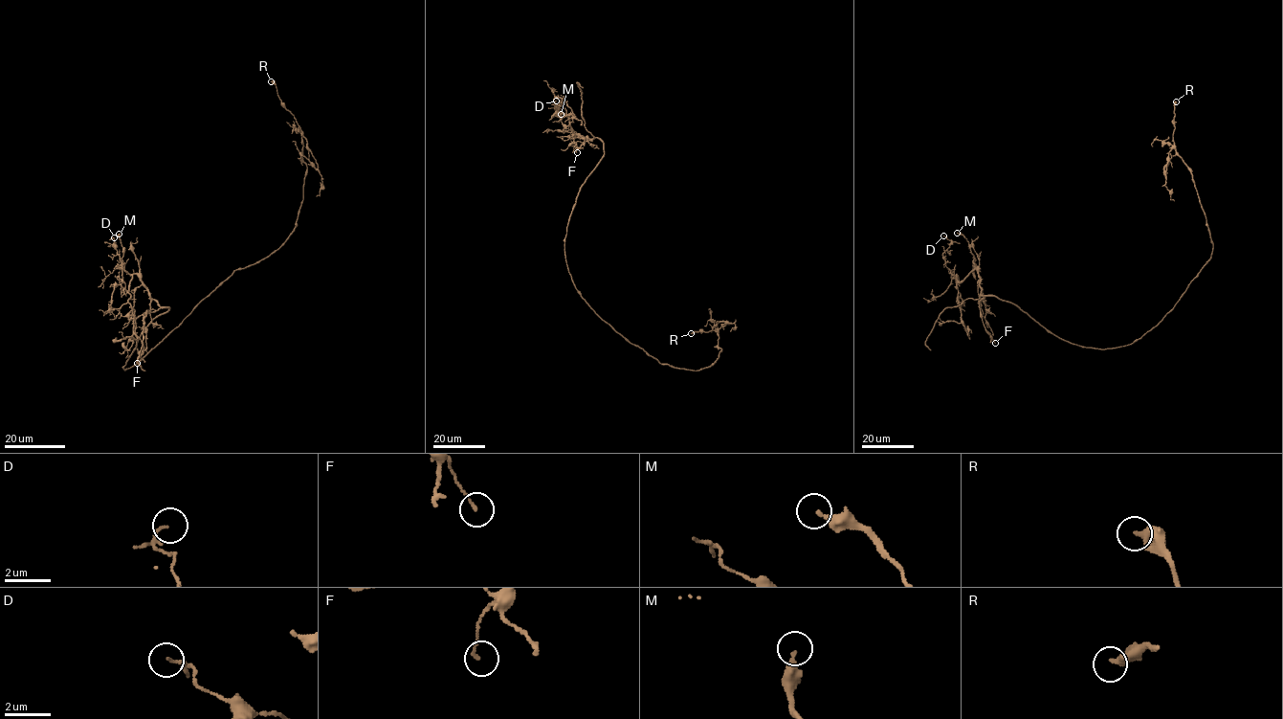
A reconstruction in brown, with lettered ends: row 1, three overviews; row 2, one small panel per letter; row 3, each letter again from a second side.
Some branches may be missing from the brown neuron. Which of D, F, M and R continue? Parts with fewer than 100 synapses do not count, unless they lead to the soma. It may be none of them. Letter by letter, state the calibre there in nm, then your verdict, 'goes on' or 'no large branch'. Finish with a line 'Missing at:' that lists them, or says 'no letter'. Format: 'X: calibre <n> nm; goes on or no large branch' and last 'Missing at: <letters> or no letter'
D: calibre 110 nm; no large branch
F: calibre 130 nm; no large branch
M: calibre 260 nm; no large branch
R: calibre 440 nm; no large branch
Missing at: no letter

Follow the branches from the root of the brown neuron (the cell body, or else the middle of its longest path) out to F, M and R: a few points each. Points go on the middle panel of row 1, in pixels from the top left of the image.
F: (588, 303), (568, 272), (564, 243), (576, 197), (603, 155), (603, 143), (581, 137), (585, 143), (577, 152)
M: (588, 303), (568, 272), (564, 243), (576, 197), (603, 155), (603, 143), (564, 131), (561, 114)
R: (588, 303), (616, 331), (661, 364), (695, 370), (710, 367), (721, 349), (718, 346), (718, 332), (691, 333)

